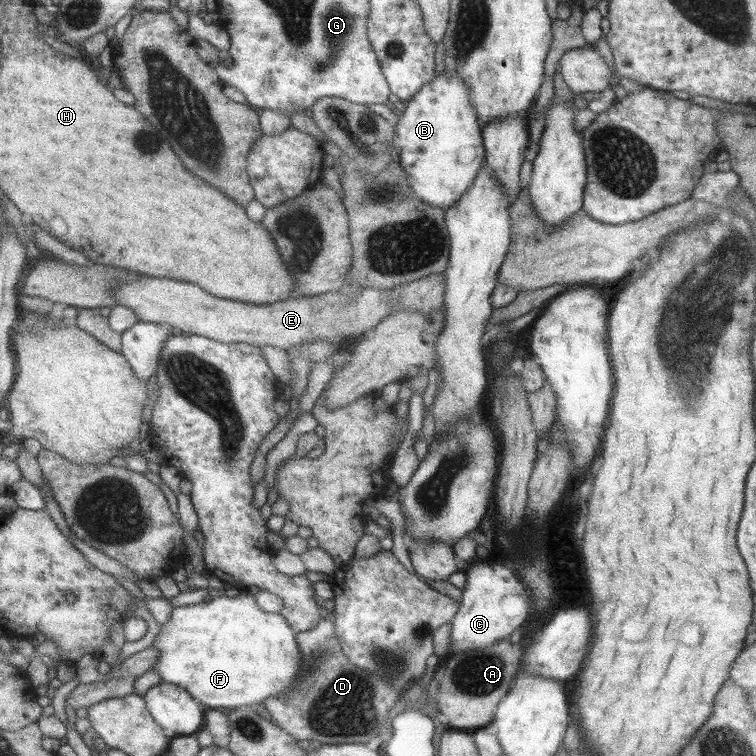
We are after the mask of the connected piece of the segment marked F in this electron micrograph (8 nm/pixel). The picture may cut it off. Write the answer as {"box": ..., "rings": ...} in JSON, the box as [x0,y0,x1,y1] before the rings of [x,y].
{"box":[151,589,300,710],"rings":[[[245,589],[236,597],[221,595],[214,597],[210,602],[200,602],[198,604],[188,604],[186,606],[174,607],[171,615],[162,621],[161,632],[153,640],[153,646],[157,648],[157,659],[151,670],[155,670],[160,675],[161,681],[171,683],[184,688],[192,698],[196,699],[205,708],[233,710],[238,707],[255,707],[259,703],[264,703],[268,697],[276,696],[286,691],[294,690],[300,668],[300,649],[296,642],[296,631],[289,622],[280,614],[264,612],[257,603],[255,596]]]}

